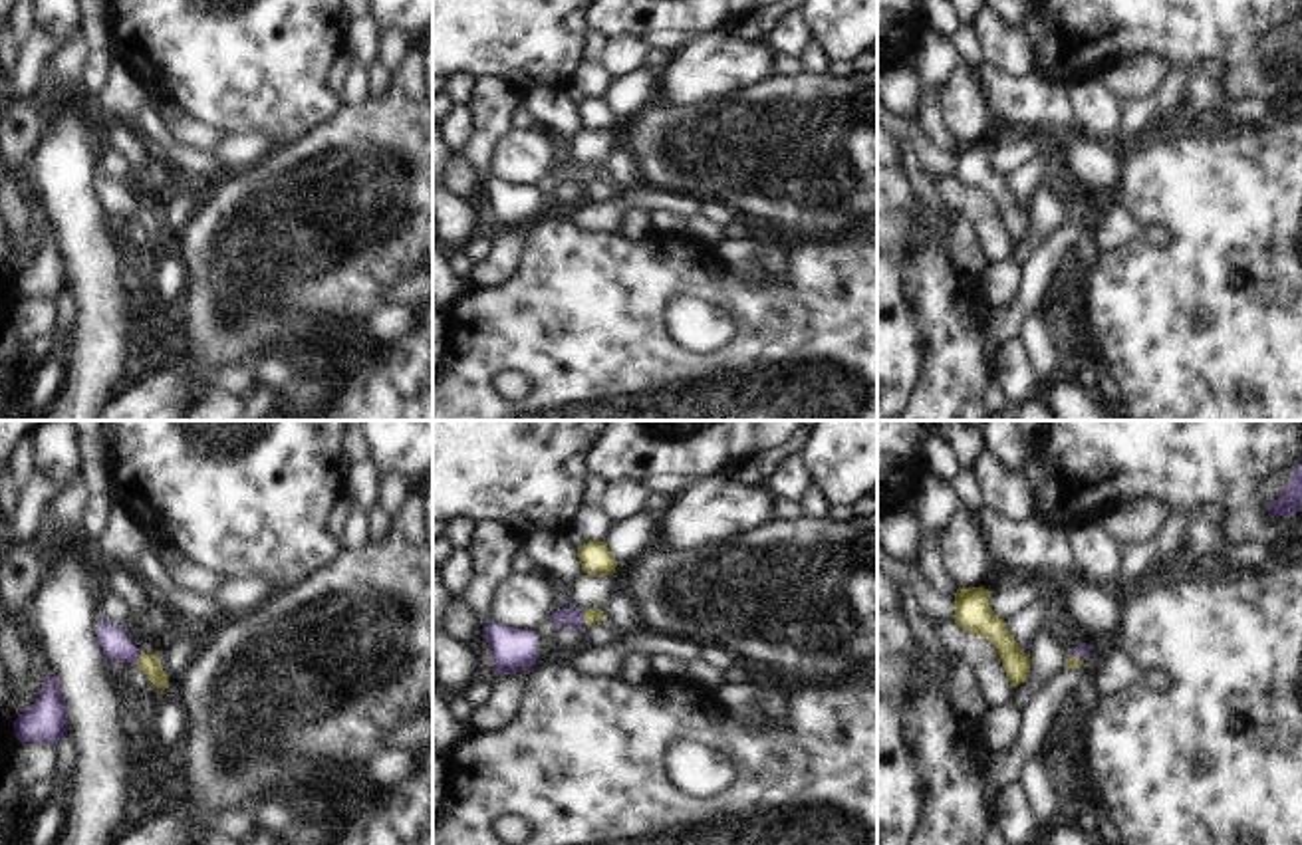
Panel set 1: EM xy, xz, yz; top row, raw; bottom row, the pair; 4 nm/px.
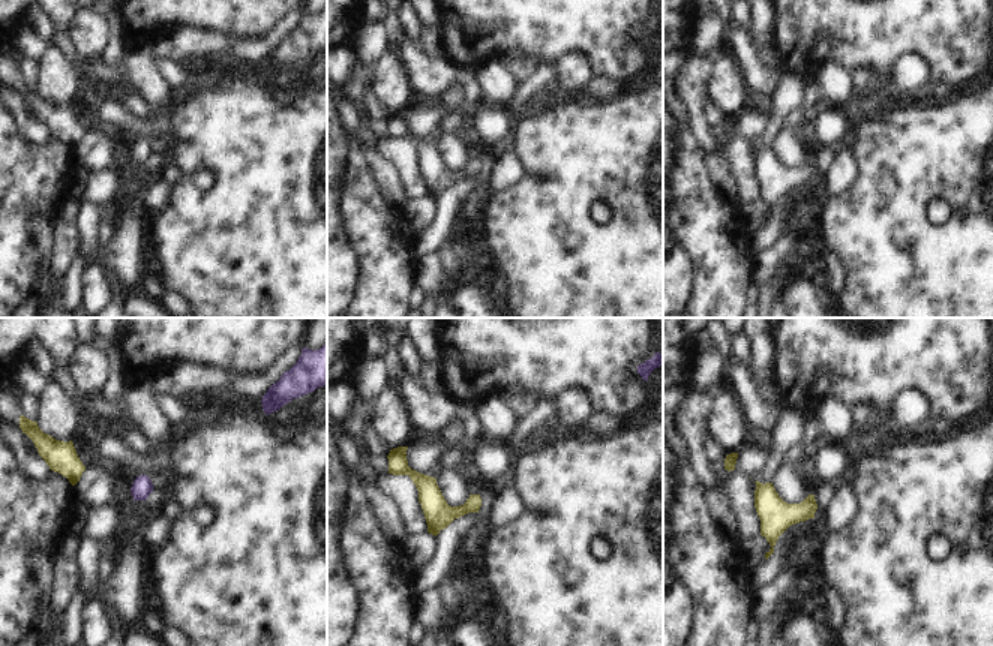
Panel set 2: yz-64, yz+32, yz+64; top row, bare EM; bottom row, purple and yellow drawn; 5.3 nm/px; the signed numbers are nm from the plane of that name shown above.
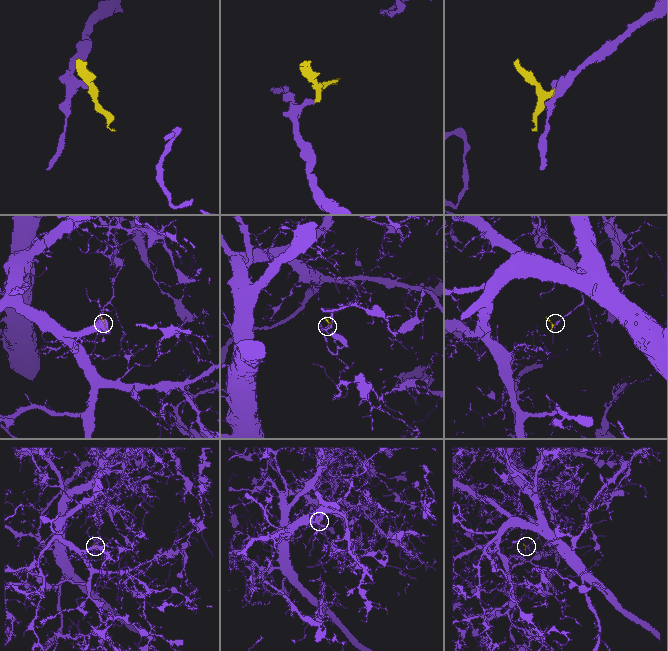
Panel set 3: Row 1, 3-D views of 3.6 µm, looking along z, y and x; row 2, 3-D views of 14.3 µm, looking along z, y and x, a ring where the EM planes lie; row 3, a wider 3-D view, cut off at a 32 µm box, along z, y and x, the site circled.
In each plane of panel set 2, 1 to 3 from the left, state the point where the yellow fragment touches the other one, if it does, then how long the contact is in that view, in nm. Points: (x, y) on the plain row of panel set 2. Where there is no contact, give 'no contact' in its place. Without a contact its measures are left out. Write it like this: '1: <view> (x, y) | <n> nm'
1: no contact
2: no contact
3: no contact

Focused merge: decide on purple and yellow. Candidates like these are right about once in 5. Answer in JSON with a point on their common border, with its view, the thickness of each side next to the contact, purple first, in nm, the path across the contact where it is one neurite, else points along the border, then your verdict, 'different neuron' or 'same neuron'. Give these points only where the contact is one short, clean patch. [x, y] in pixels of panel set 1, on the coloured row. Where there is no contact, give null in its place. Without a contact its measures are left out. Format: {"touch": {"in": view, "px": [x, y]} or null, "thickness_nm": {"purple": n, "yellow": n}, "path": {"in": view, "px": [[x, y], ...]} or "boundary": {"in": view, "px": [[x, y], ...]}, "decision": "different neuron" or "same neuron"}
{"touch": {"in": "xz", "px": [582, 619]}, "thickness_nm": {"purple": 80, "yellow": 60}, "path": {"in": "xz", "px": [[562, 617], [582, 619], [590, 615]]}, "decision": "same neuron"}

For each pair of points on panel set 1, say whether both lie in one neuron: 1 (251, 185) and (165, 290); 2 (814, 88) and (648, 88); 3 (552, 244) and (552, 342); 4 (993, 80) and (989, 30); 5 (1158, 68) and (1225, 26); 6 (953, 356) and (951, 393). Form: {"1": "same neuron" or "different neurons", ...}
{"1": "different neurons", "2": "different neurons", "3": "same neuron", "4": "different neurons", "5": "different neurons", "6": "same neuron"}

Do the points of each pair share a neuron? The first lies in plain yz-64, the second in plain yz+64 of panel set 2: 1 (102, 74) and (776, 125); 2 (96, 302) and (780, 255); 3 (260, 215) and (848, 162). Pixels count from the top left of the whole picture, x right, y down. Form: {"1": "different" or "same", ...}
{"1": "different", "2": "same", "3": "different"}

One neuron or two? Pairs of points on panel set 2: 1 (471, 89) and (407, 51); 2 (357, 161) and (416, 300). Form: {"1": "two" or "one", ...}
{"1": "one", "2": "two"}

